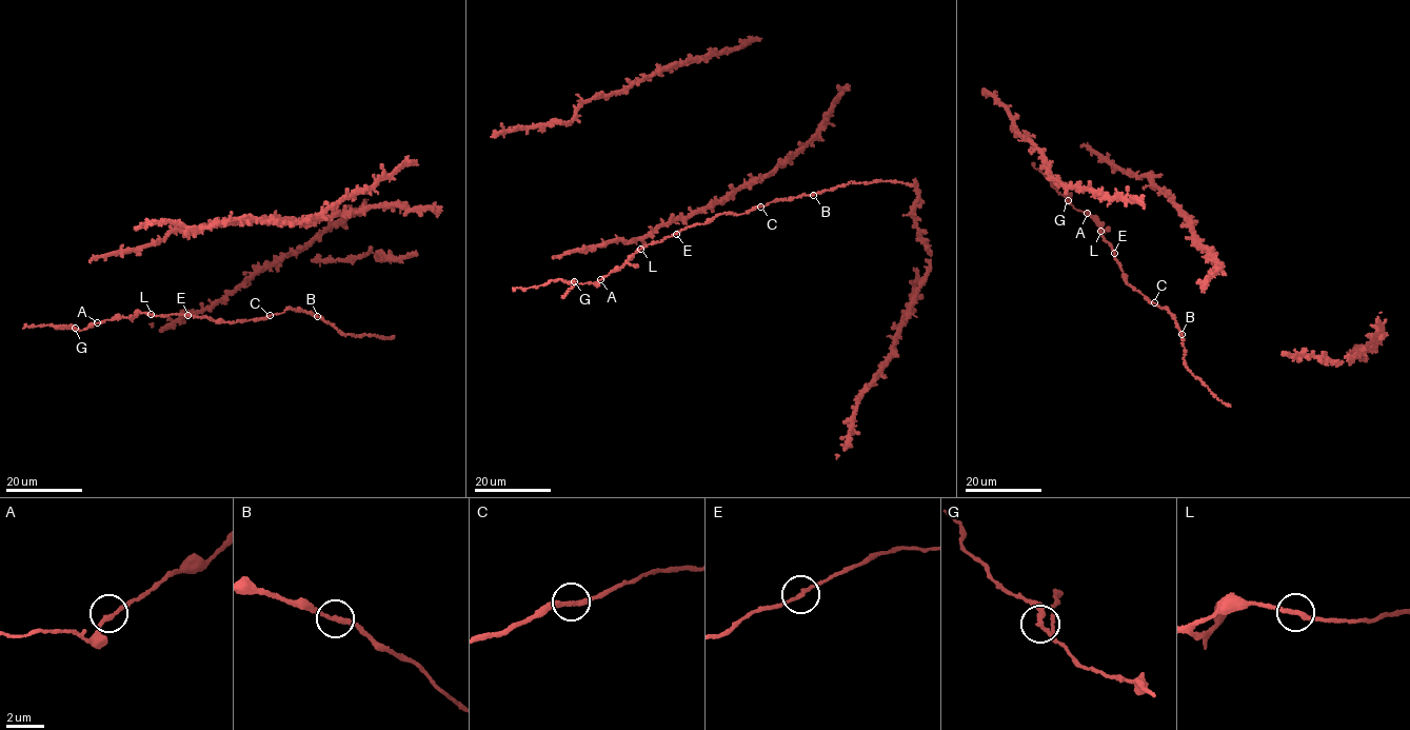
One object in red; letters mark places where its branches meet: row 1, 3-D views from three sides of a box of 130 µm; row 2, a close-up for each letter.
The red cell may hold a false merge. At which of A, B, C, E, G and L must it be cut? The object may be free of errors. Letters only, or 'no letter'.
no letter

